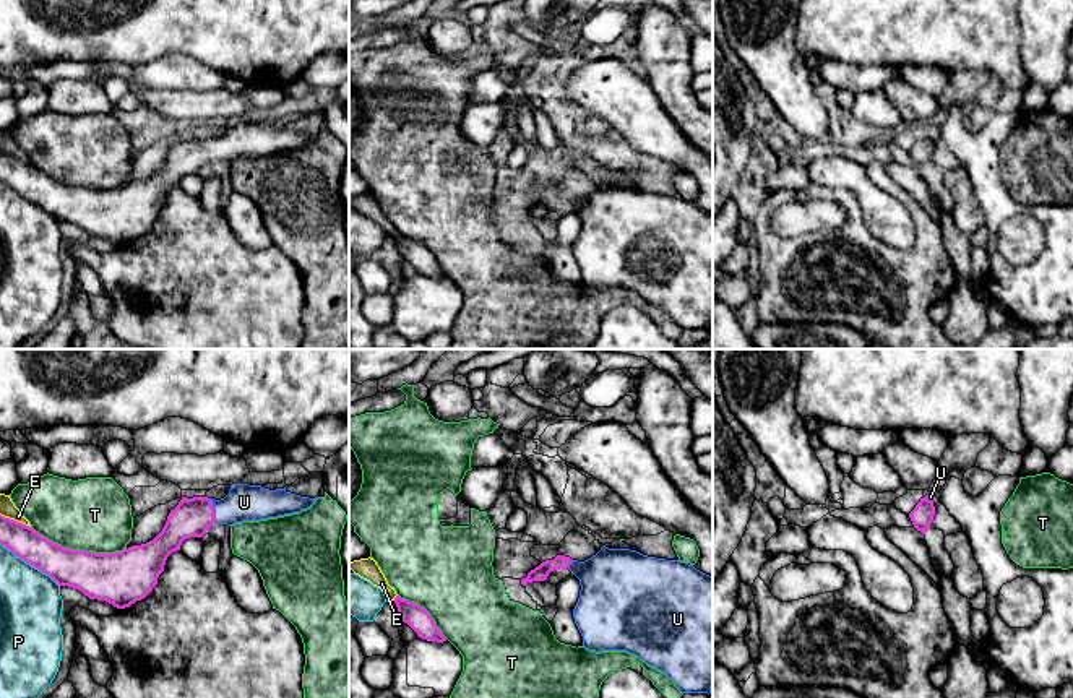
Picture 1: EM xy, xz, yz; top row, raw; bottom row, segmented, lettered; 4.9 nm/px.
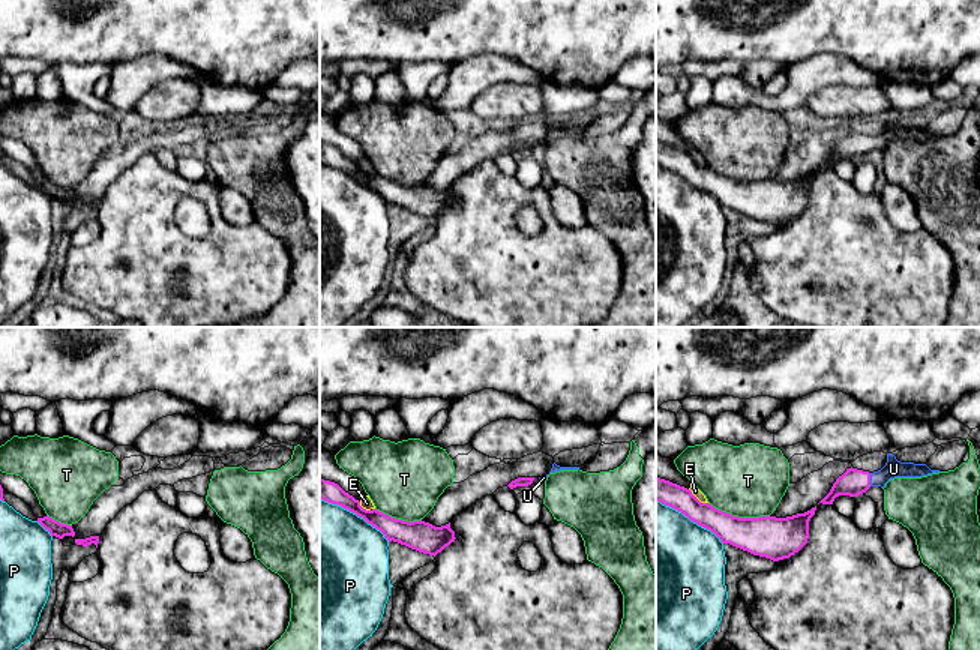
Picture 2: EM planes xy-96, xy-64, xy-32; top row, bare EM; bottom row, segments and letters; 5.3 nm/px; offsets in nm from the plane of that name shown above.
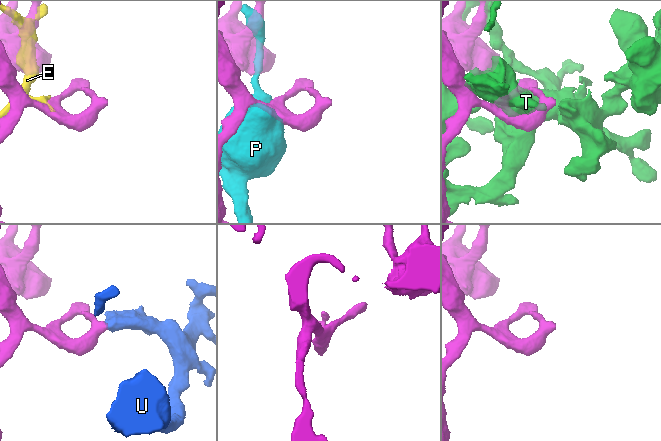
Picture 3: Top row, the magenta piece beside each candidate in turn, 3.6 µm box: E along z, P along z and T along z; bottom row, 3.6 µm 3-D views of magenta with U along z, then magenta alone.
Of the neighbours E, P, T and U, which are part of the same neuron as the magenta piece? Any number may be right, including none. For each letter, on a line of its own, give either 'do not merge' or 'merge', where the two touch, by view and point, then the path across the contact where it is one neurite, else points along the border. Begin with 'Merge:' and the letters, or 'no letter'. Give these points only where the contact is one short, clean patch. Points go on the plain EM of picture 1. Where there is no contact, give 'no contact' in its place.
Merge: U
E: do not merge; meets magenta in xy at (13, 156)
P: do not merge; meets magenta in xy at (30, 200)
T: do not merge; meets magenta in xy at (78, 187)
U: merge; meets magenta in xy at (213, 148); runs through xy (193, 153), (202, 148), (213, 148), (226, 148), (244, 138)

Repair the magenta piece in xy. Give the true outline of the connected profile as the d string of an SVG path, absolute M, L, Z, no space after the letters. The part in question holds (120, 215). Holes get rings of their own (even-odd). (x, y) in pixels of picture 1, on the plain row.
M240 118L232 120L221 136L182 133L153 177L114 190L65 185L32 164L0 151L0 180L58 222L125 245L153 227L167 193L180 187L185 175L203 174L213 161L232 162L300 149L317 135L291 130L286 123L269 127Z

